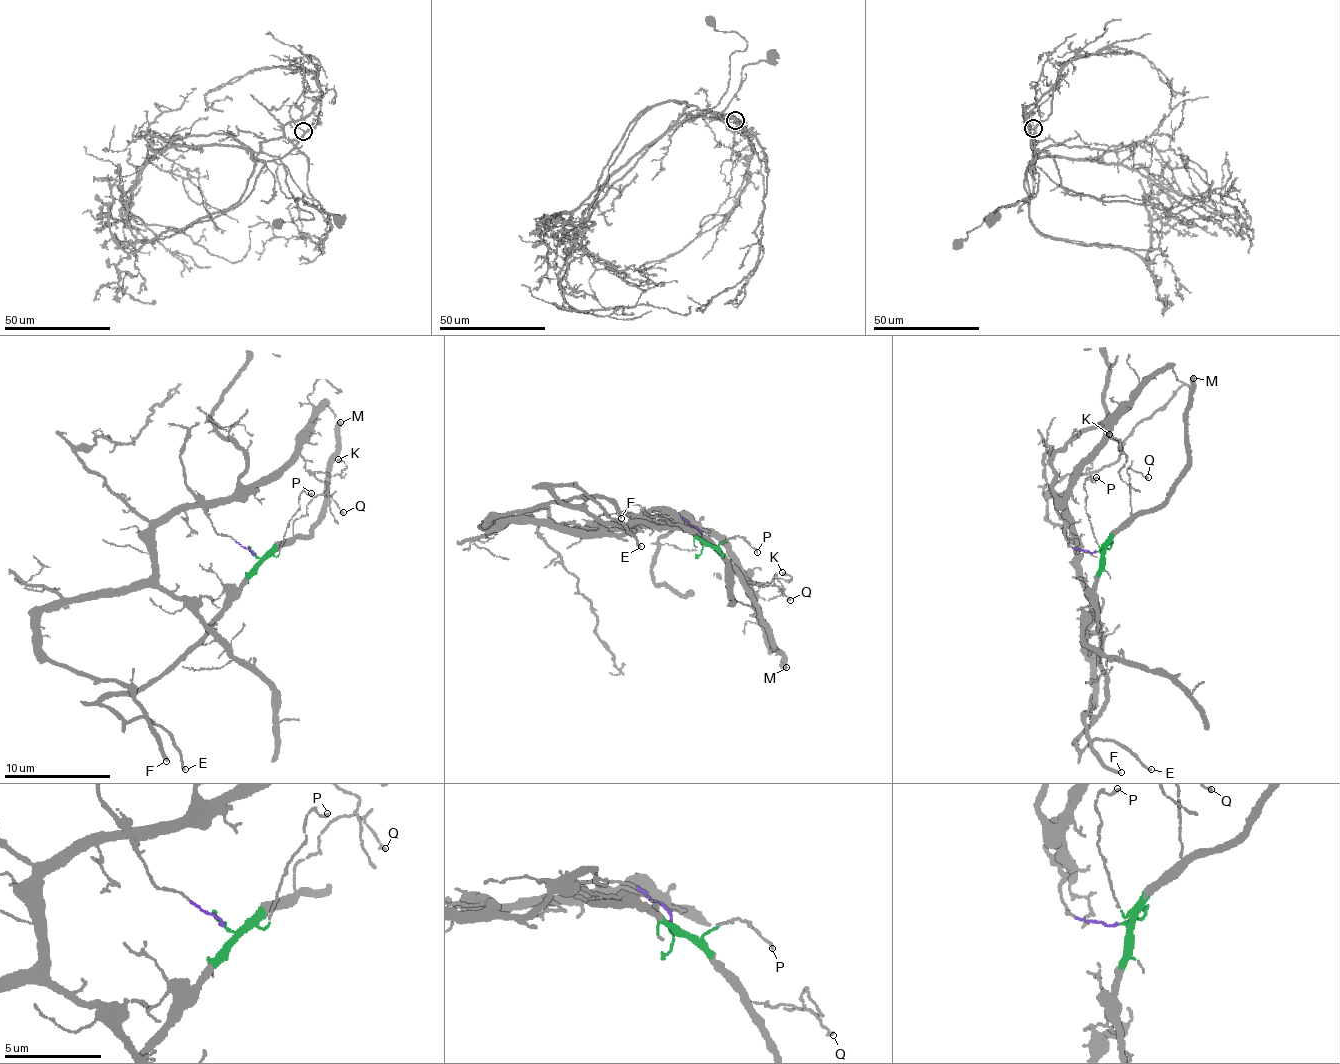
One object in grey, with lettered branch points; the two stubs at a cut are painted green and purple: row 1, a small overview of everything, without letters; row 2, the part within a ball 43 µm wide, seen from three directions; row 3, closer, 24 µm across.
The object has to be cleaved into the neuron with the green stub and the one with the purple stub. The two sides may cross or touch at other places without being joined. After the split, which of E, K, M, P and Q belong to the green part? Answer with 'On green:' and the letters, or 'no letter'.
On green: E, M, P, Q

